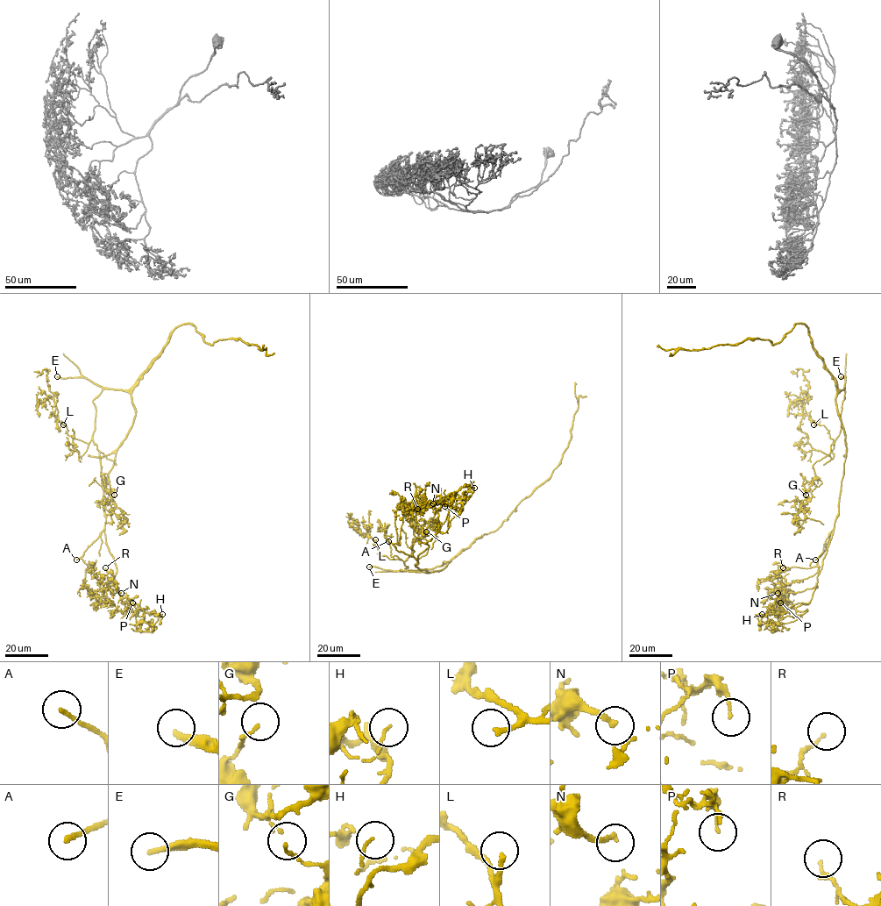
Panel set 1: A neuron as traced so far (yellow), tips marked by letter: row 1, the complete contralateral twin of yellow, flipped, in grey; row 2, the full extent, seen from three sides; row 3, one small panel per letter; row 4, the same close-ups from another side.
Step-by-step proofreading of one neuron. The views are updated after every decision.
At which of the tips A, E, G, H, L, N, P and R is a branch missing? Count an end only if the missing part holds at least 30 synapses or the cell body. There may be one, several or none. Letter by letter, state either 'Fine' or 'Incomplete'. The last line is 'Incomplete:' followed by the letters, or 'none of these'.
A: Incomplete
E: Incomplete
G: Fine
H: Fine
L: Incomplete
N: Fine
P: Fine
R: Incomplete
Incomplete: A, E, L, R

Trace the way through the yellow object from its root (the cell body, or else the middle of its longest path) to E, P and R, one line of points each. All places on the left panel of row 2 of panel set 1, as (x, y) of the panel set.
E: (135, 410), (131, 395), (126, 391), (102, 388), (83, 377), (57, 376)
P: (135, 410), (108, 475), (103, 500), (106, 542), (117, 569), (113, 582), (125, 608), (132, 602)
R: (135, 410), (104, 488), (104, 532), (117, 572), (114, 580), (101, 588), (103, 593), (108, 580), (105, 567)

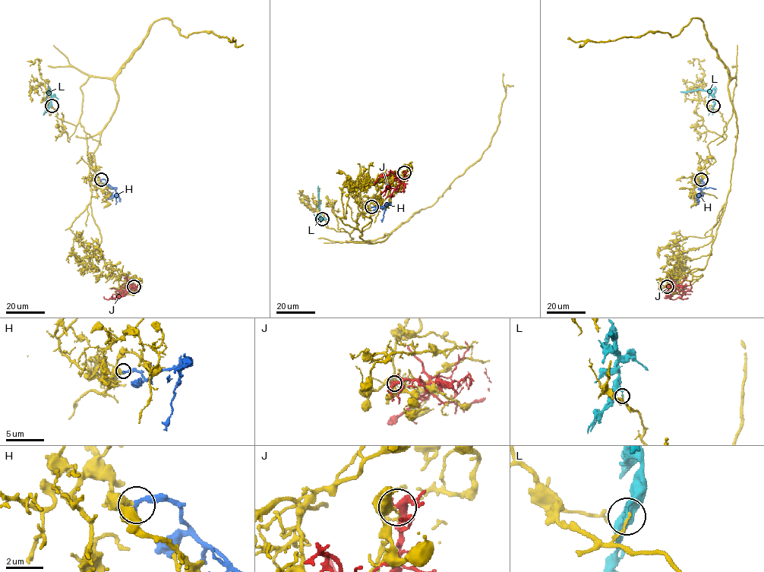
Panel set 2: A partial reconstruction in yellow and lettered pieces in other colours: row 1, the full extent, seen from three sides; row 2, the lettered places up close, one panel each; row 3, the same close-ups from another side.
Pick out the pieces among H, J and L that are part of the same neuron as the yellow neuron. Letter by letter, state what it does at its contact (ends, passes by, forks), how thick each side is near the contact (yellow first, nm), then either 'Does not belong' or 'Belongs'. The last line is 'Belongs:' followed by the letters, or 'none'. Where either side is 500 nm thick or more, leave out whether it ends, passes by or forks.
H: It ends there. Thickness 380 nm (yellow) against 280 nm. Belongs
J: It forks there. Thickness 200 nm (yellow) against 300 nm. Does not belong
L: It ends there. Thickness 100 nm (yellow) against 160 nm. Does not belong
Belongs: H

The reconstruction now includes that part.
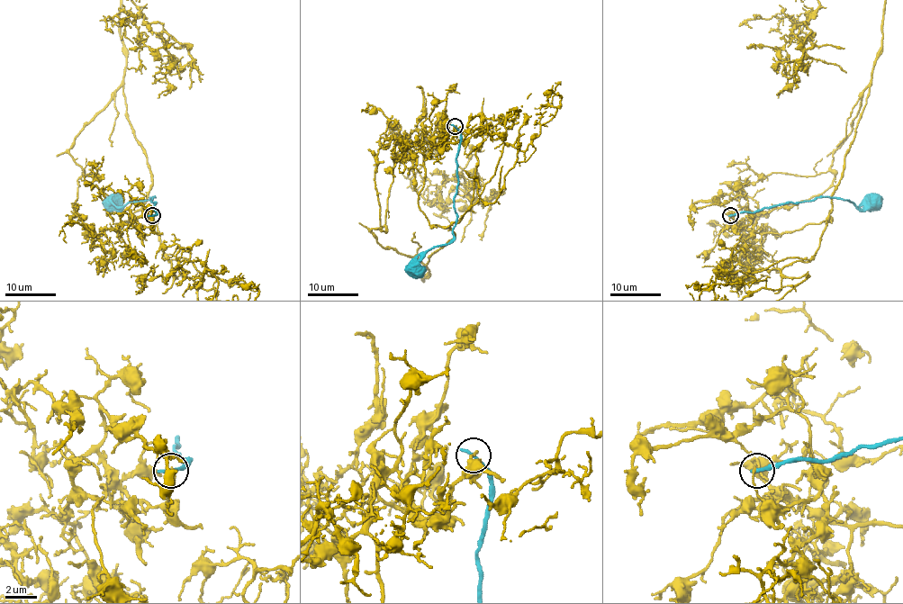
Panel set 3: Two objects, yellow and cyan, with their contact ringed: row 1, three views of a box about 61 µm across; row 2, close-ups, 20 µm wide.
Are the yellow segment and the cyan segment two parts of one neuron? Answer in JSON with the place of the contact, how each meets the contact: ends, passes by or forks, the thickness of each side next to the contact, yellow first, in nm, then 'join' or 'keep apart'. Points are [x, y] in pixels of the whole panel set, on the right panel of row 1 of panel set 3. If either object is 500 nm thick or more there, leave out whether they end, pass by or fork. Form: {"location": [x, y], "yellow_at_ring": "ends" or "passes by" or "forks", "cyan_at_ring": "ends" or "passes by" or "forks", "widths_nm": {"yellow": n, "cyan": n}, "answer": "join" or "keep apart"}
{"location": [730, 215], "yellow_at_ring": "ends", "cyan_at_ring": "ends", "widths_nm": {"yellow": 120, "cyan": 260}, "answer": "keep apart"}

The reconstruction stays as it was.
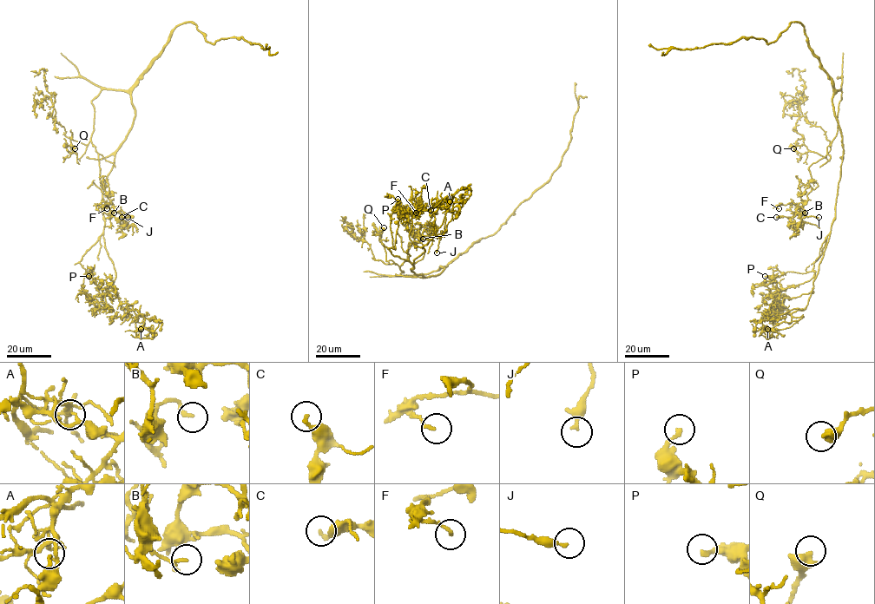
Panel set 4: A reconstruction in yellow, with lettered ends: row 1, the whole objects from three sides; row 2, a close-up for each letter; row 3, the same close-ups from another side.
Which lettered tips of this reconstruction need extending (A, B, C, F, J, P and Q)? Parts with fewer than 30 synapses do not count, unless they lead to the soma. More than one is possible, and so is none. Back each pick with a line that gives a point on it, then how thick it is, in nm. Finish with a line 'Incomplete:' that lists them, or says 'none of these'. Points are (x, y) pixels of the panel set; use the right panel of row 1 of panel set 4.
Incomplete: none of these

